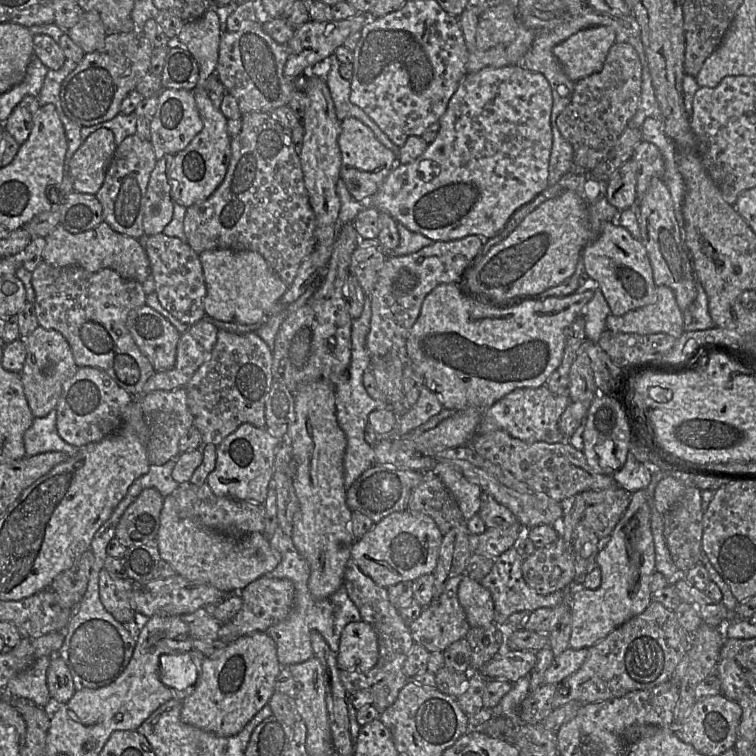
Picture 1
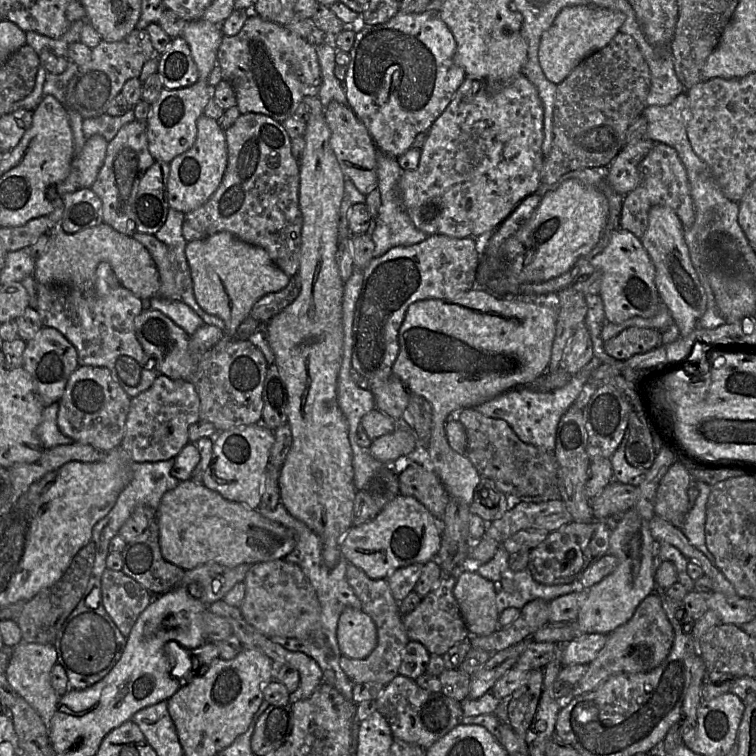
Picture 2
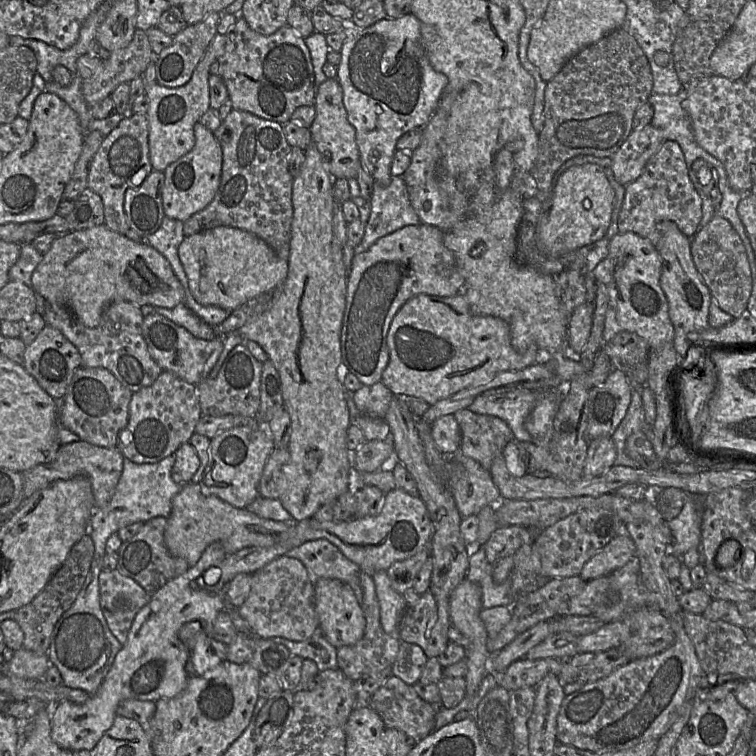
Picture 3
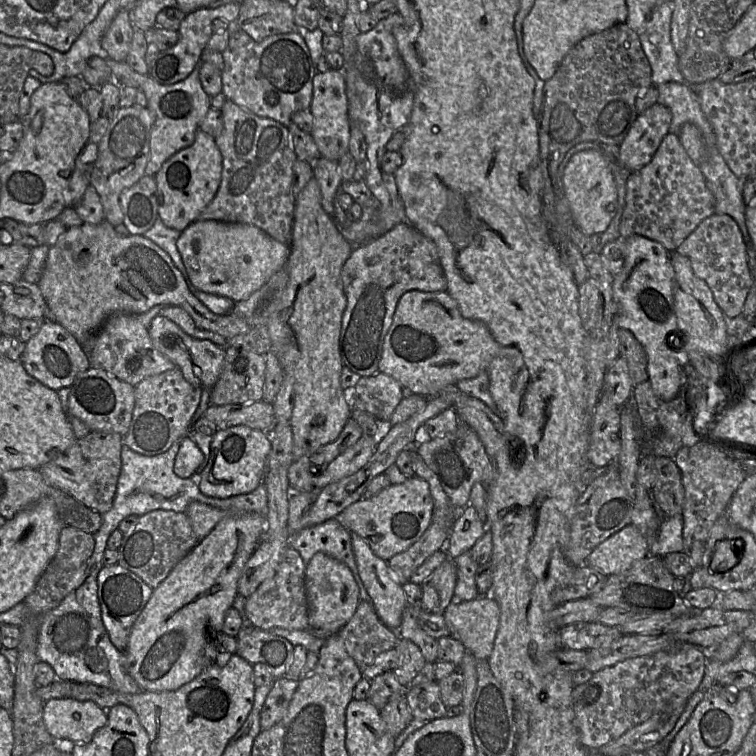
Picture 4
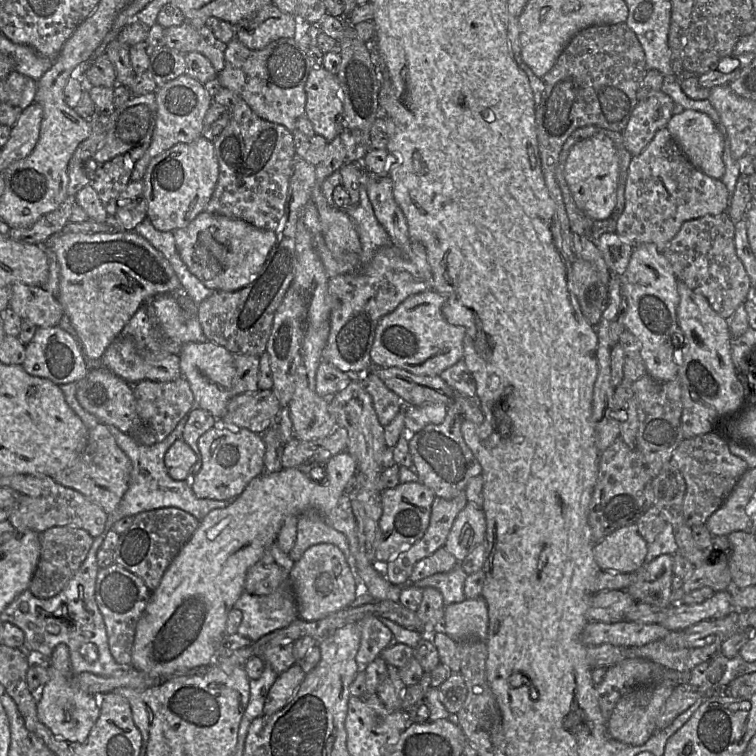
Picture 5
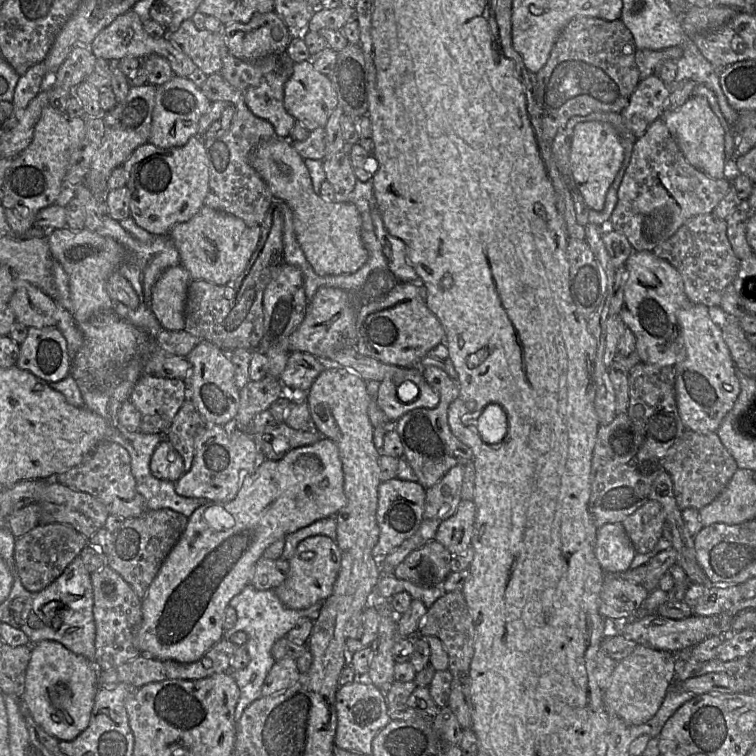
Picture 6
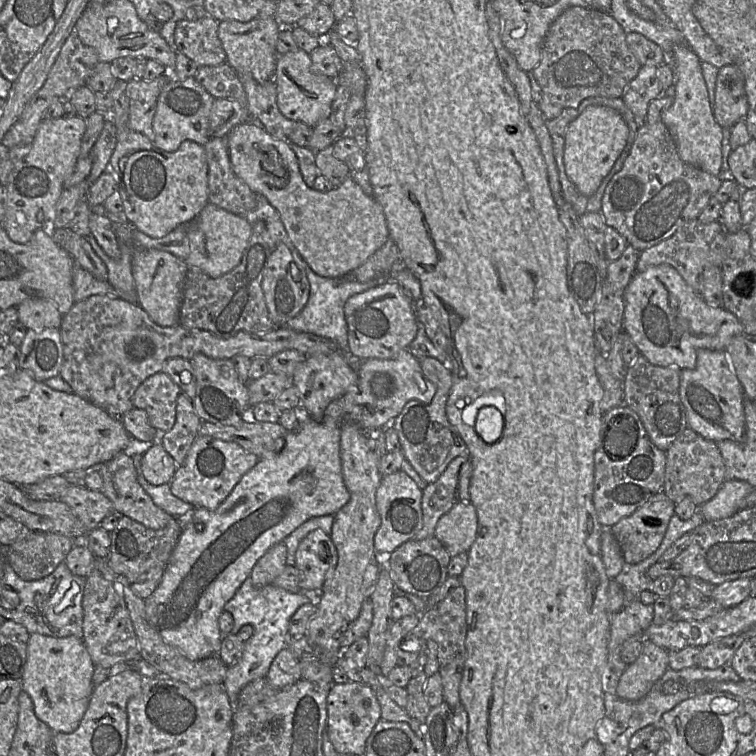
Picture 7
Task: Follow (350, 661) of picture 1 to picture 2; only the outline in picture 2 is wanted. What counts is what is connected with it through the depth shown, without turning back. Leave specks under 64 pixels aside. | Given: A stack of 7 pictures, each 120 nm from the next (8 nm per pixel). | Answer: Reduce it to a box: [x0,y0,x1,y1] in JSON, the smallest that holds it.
[337,607,378,659]

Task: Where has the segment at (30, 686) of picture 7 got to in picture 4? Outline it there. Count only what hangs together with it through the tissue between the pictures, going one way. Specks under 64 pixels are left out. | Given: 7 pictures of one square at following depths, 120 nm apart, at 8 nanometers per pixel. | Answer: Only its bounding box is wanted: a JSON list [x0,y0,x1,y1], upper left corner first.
[43,699,107,743]

